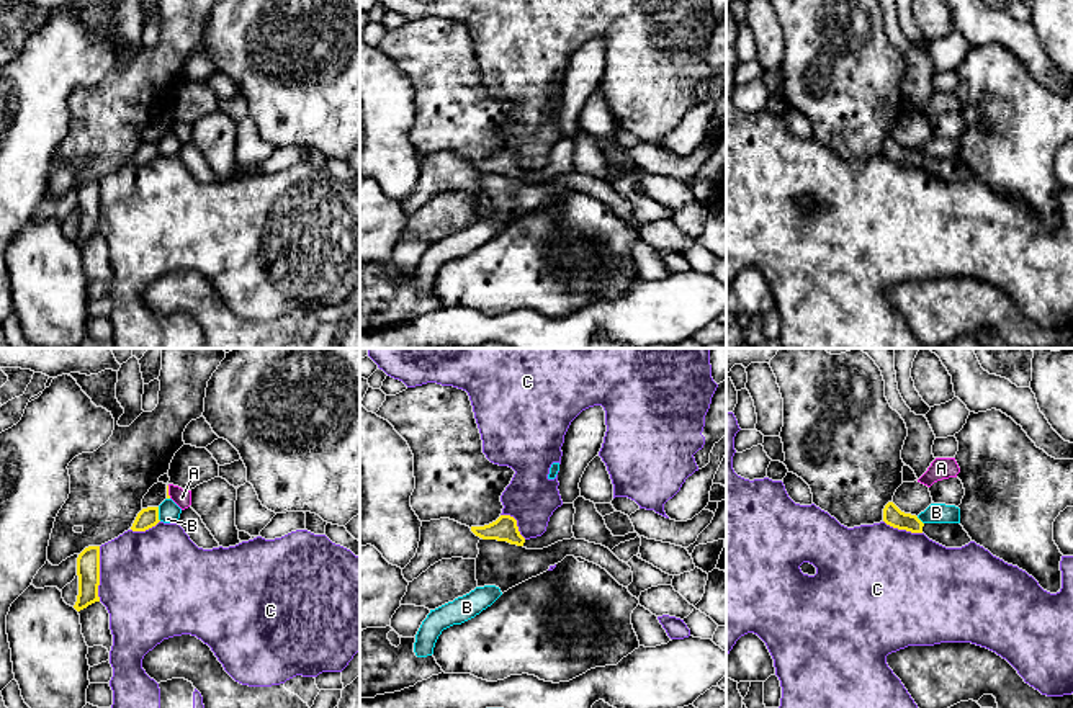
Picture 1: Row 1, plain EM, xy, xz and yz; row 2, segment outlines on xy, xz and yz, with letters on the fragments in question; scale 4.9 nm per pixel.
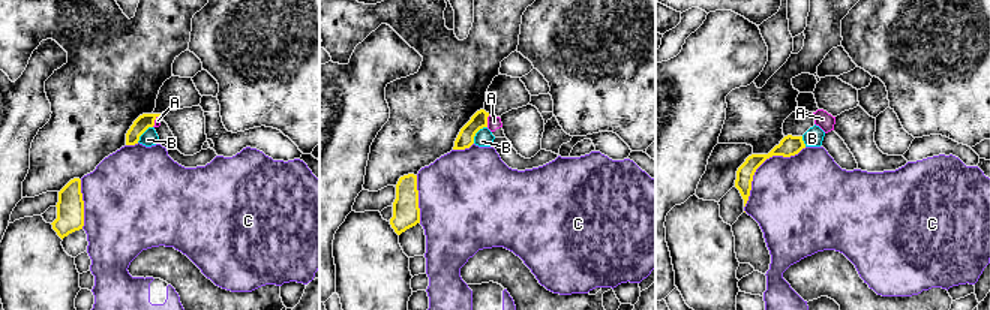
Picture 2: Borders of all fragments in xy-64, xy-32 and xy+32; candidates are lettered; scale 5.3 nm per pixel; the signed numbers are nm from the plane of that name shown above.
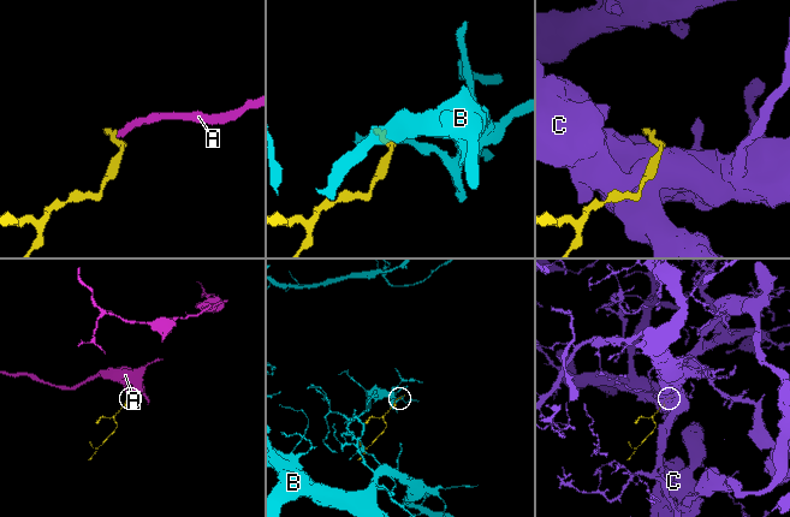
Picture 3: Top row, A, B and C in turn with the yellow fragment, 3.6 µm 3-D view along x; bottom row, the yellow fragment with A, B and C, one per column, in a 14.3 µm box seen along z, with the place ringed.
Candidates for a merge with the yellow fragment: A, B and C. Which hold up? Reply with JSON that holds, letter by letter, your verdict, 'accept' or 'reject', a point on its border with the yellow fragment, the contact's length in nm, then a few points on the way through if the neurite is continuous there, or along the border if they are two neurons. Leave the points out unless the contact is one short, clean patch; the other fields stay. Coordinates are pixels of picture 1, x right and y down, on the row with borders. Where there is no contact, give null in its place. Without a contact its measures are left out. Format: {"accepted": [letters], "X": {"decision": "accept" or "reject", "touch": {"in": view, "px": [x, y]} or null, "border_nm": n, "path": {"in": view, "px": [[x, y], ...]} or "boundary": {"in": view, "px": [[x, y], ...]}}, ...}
{"accepted": [], "A": {"decision": "reject", "touch": {"in": "xy", "px": [167, 492]}, "border_nm": 70, "boundary": {"in": "xy", "px": [[167, 486], [170, 497]]}}, "B": {"decision": "reject", "touch": {"in": "xy", "px": [157, 514]}, "border_nm": 70, "boundary": {"in": "xy", "px": [[157, 507], [161, 520]]}}, "C": {"decision": "reject", "touch": {"in": "xy", "px": [98, 574]}, "border_nm": 280}}

